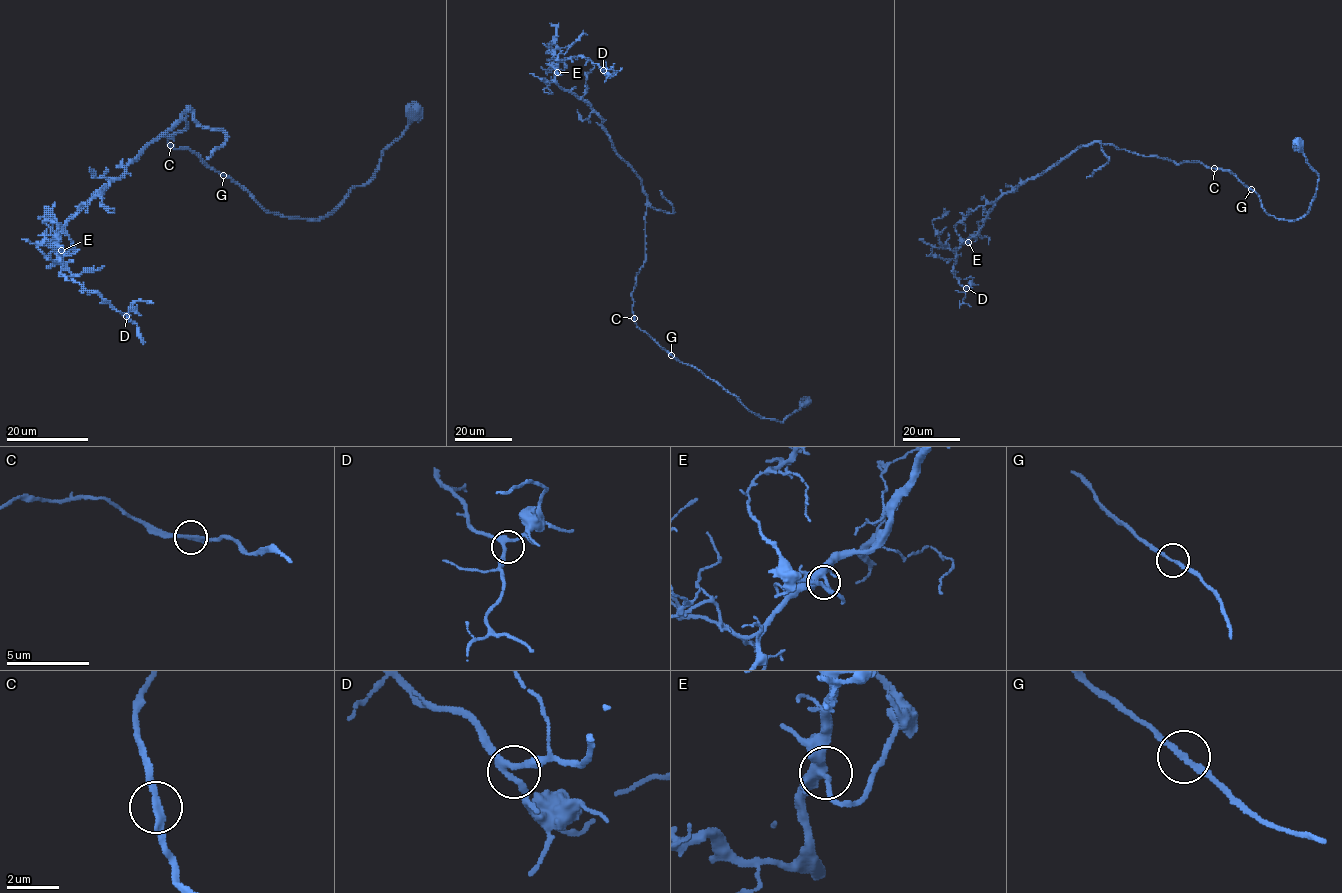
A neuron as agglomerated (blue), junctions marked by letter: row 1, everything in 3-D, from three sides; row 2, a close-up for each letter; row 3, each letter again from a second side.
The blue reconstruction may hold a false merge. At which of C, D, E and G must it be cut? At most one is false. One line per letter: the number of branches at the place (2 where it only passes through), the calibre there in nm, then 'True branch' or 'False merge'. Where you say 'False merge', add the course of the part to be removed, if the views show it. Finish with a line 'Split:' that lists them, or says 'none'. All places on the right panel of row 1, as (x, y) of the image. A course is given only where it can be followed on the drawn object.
C: Branches: 2. Thickness 220 nm. True branch
D: Branches: 3. Thickness 220 nm. True branch
E: Branches: 3. Thickness 240 nm. True branch
G: Branches: 2. Thickness 200 nm. True branch
Split: none

